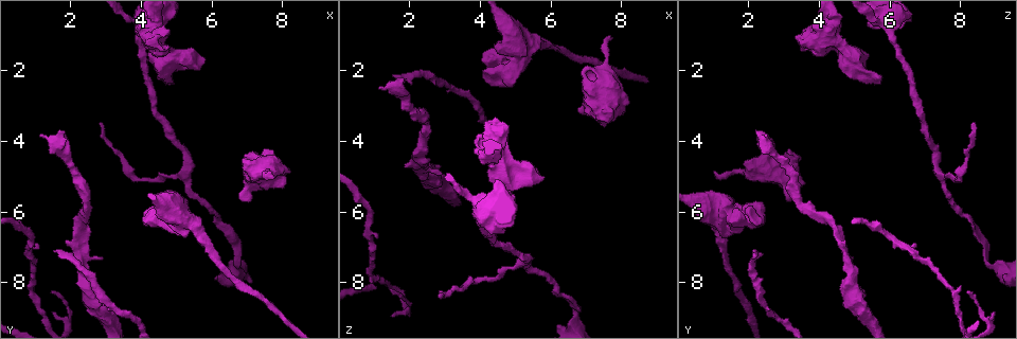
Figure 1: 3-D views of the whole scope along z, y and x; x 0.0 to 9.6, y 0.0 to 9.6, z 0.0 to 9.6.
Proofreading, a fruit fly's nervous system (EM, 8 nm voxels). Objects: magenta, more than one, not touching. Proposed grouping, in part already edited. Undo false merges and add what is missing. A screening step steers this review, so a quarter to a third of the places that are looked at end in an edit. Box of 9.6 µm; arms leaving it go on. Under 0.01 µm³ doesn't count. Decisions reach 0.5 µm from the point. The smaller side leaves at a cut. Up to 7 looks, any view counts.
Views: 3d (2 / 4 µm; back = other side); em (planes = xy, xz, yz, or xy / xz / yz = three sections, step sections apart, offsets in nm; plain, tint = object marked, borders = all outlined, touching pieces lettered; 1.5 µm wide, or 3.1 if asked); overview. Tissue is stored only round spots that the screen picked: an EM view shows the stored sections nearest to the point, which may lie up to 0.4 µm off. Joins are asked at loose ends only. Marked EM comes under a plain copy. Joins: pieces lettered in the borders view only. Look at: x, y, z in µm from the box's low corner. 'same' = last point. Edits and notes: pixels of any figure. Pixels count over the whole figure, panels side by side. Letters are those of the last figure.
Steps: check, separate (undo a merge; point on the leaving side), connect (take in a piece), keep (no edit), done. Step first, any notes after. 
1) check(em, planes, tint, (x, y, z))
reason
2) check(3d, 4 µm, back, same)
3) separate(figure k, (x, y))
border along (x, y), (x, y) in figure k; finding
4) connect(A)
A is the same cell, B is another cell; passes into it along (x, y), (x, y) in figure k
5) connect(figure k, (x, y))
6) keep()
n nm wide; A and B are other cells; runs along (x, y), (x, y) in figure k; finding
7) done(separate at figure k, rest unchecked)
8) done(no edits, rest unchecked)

check(em, planes, borders, (1.50, 7.15, 2.10))
an open end

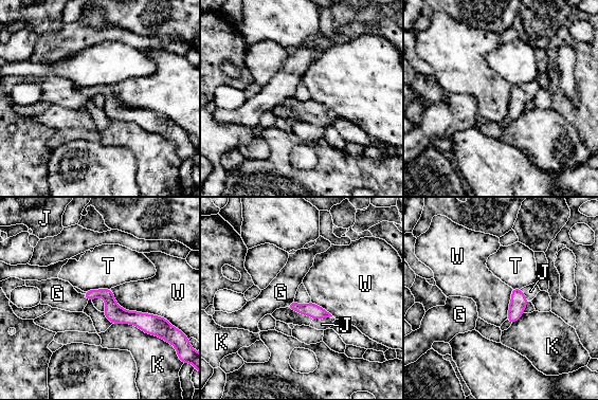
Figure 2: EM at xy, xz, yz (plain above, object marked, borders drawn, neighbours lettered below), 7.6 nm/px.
connect(J)
W touches over 380 nm; J is the same cell, G, K, T and W are other cells; passes into it along (310, 309), (322, 317), (322, 324) in figure 2; the neuron continues

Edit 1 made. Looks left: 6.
check(overview)

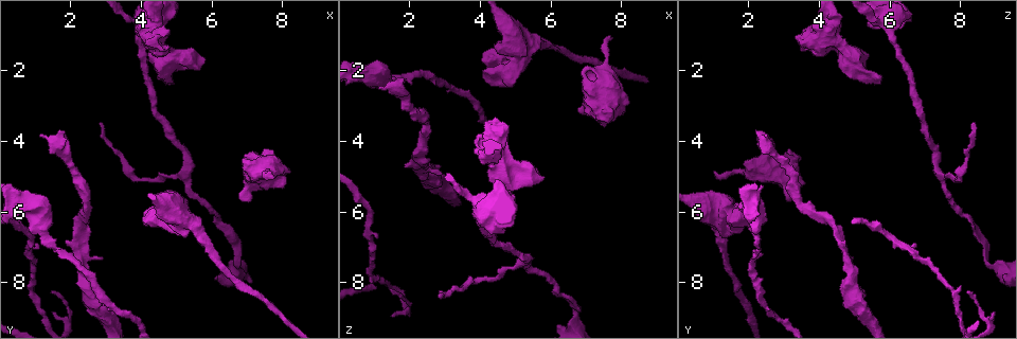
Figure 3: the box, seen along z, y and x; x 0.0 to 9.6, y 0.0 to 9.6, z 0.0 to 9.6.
check(em, xy, step 8, tint, (1.75, 3.70, 2.15))
long arm stops here

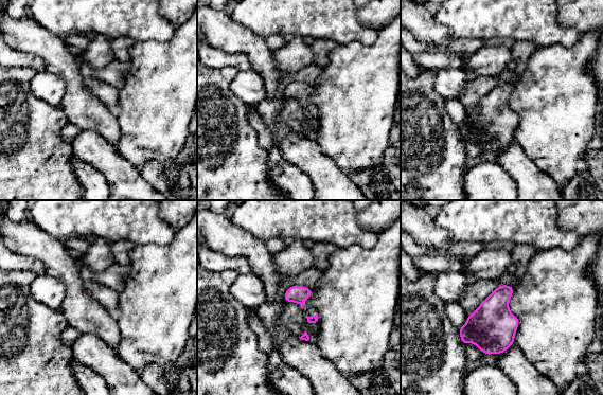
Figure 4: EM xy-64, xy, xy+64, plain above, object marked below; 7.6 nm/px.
check(em, xy, step 8, borders, same)

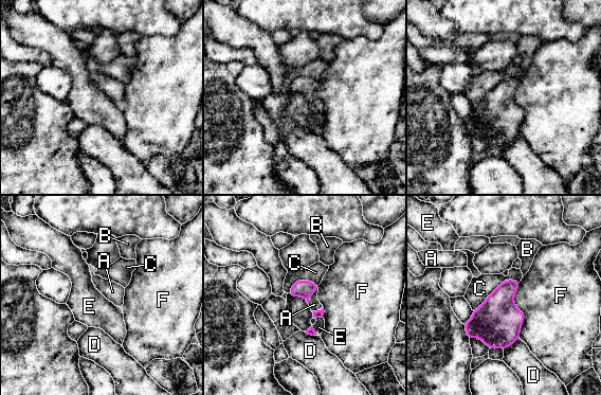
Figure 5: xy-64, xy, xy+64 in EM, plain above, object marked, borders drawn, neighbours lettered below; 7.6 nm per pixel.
connect(A)
A is the same cell, B, C, D, E and F are other cells; passes into it along (301, 288), (310, 294), (314, 304) in figure 5; it goes on there

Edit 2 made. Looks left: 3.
check(overview)

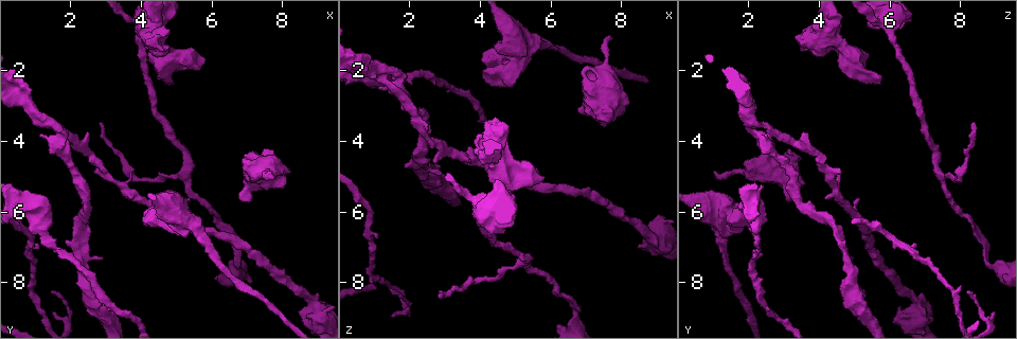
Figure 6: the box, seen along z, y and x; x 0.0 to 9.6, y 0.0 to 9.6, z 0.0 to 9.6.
check(em, yz, step 8, tint, (4.95, 2.35, 5.75))
free end

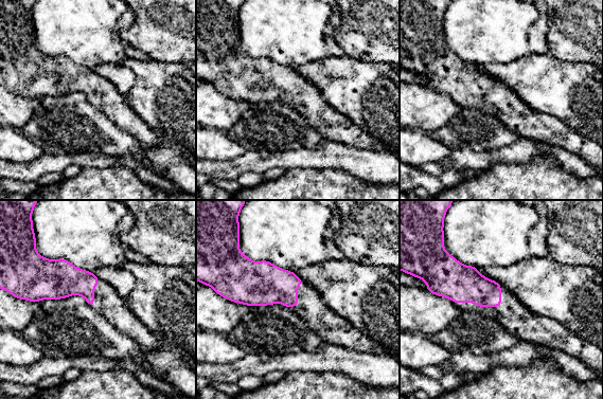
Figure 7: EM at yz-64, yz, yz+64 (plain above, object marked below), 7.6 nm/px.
check(em, planes, borders, same)

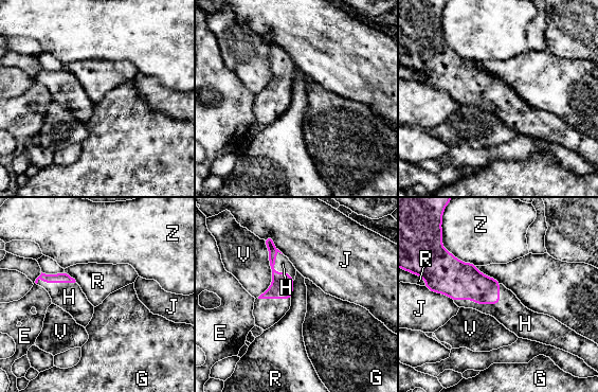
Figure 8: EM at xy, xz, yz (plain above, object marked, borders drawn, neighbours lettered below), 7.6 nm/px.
connect(H)
V touches over 440 nm; H is the same cell, E, G, J, R, V and Z are other cells; passes into it along (460, 281), (485, 303), (510, 313) in figure 8; it goes on there

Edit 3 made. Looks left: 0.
done(connect at figure 2, connect at figure 5, connect at figure 8, rest unchecked)

